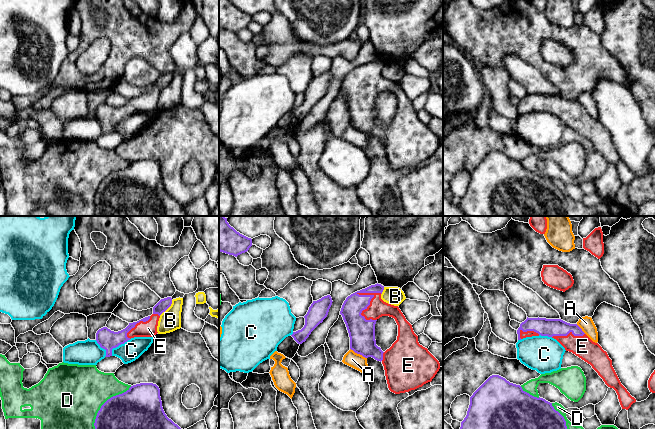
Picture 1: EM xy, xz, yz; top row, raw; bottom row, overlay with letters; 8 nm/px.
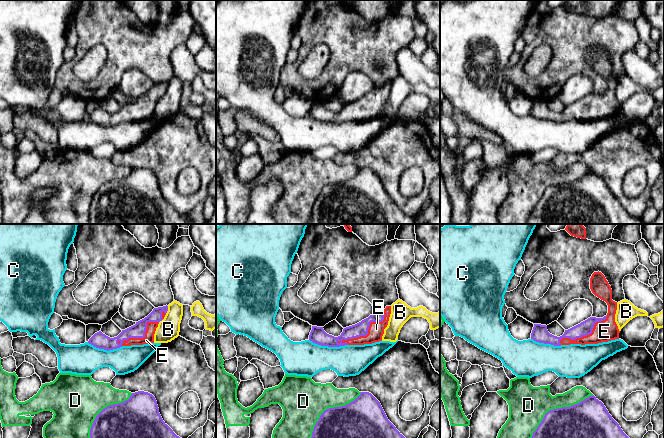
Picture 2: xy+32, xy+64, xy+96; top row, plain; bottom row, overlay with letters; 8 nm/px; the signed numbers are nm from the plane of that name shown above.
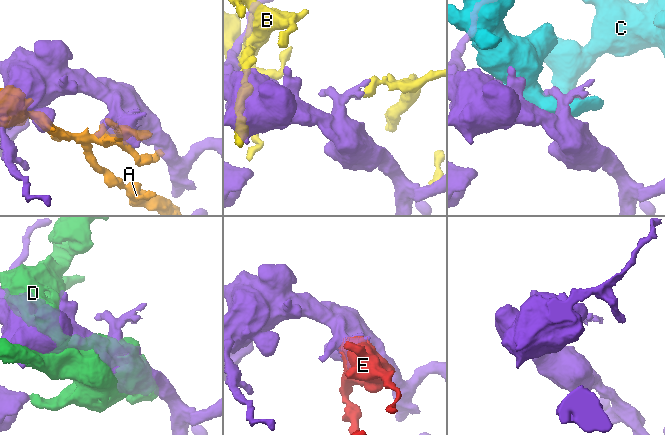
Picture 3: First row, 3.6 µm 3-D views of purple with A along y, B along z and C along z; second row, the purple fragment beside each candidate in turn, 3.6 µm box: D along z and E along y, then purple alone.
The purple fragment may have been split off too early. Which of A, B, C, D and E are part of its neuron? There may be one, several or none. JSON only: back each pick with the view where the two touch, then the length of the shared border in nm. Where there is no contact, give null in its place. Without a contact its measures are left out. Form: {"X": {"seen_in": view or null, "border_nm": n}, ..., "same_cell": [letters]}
{"E": {"seen_in": "xz", "border_nm": 280}, "same_cell": ["E"]}

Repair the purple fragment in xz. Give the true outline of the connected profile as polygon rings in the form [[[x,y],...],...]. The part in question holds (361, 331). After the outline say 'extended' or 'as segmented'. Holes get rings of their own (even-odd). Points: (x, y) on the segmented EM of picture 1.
[[[377,283],[351,294],[344,301],[340,314],[349,333],[350,349],[365,358],[372,357],[380,361],[384,366],[389,390],[395,394],[400,394],[431,382],[440,369],[440,363],[427,348],[419,344],[418,336],[414,333],[412,325],[406,320],[399,307],[388,304],[381,299],[383,290],[384,286]],[[382,316],[394,318],[398,325],[397,340],[385,352],[376,345],[375,340],[375,324]]]; extended

